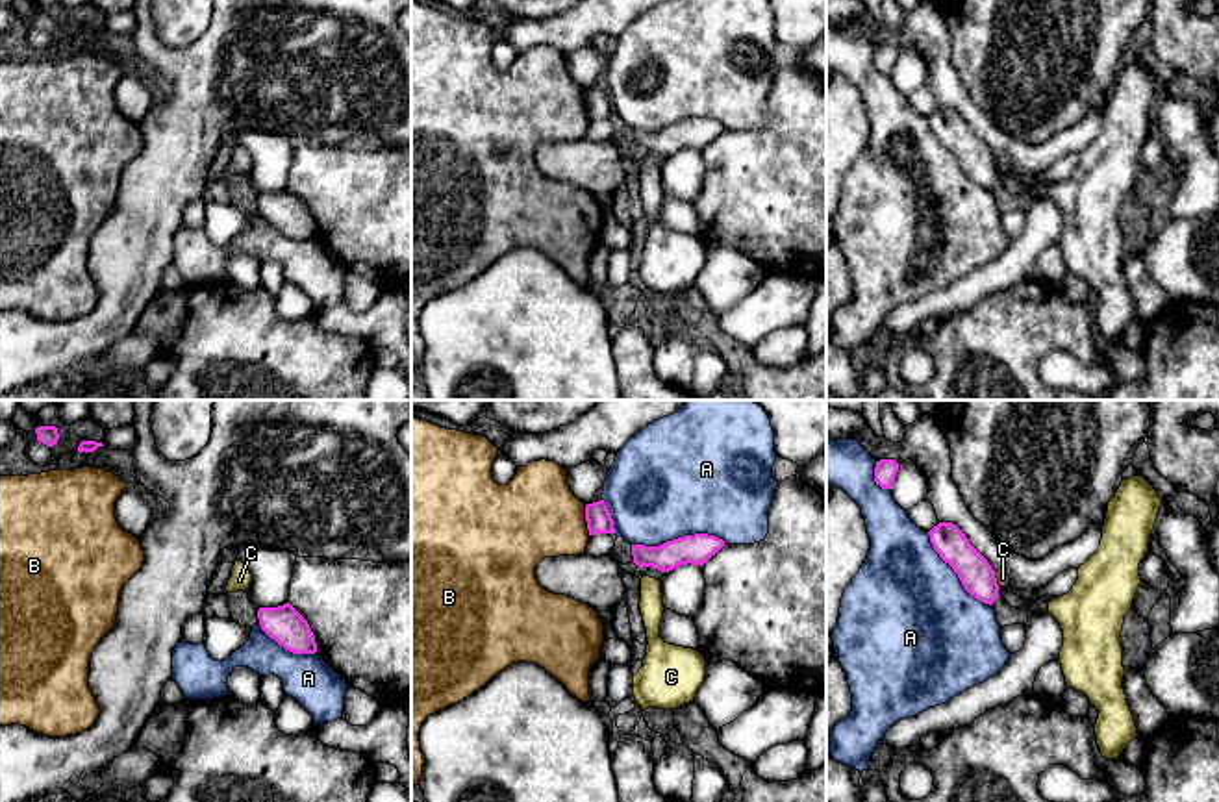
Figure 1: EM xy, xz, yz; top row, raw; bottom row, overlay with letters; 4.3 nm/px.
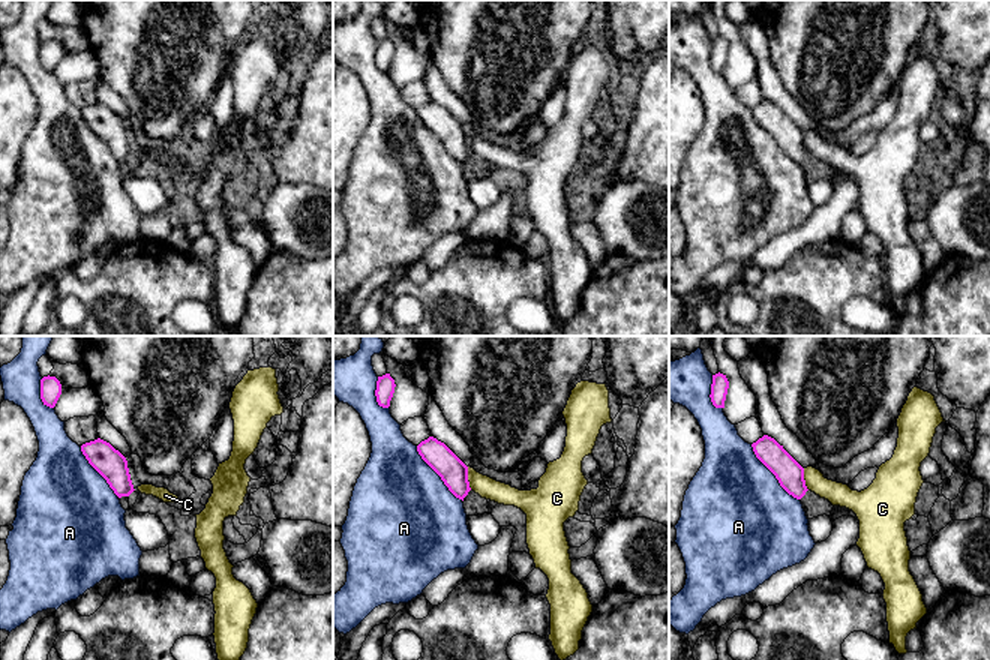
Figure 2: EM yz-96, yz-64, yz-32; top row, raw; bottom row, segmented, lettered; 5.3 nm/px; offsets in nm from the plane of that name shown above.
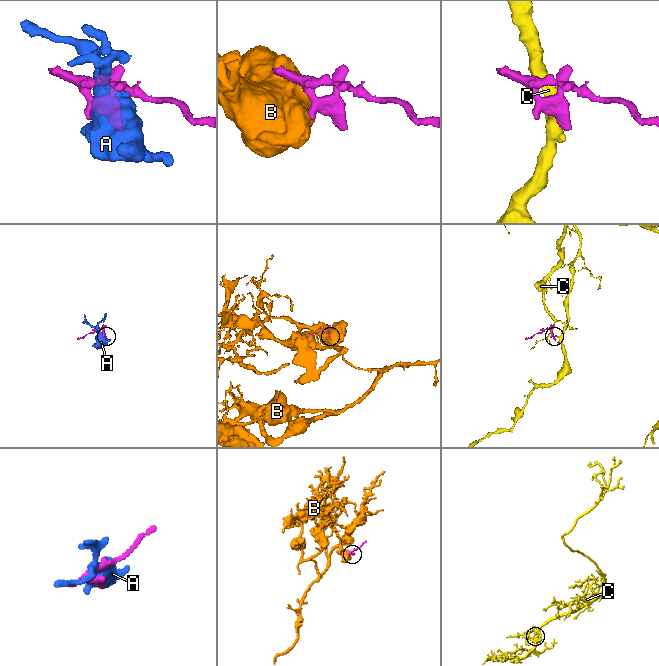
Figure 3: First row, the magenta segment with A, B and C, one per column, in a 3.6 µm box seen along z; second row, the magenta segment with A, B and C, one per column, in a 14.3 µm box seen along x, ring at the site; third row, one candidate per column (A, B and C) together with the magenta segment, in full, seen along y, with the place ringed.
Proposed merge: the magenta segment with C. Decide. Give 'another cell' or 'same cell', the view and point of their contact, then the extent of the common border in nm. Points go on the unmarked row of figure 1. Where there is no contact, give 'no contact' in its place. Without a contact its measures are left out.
another cell | yz (995, 163) | 80 nm

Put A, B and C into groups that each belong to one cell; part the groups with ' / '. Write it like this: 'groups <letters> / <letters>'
groups A / B / C

